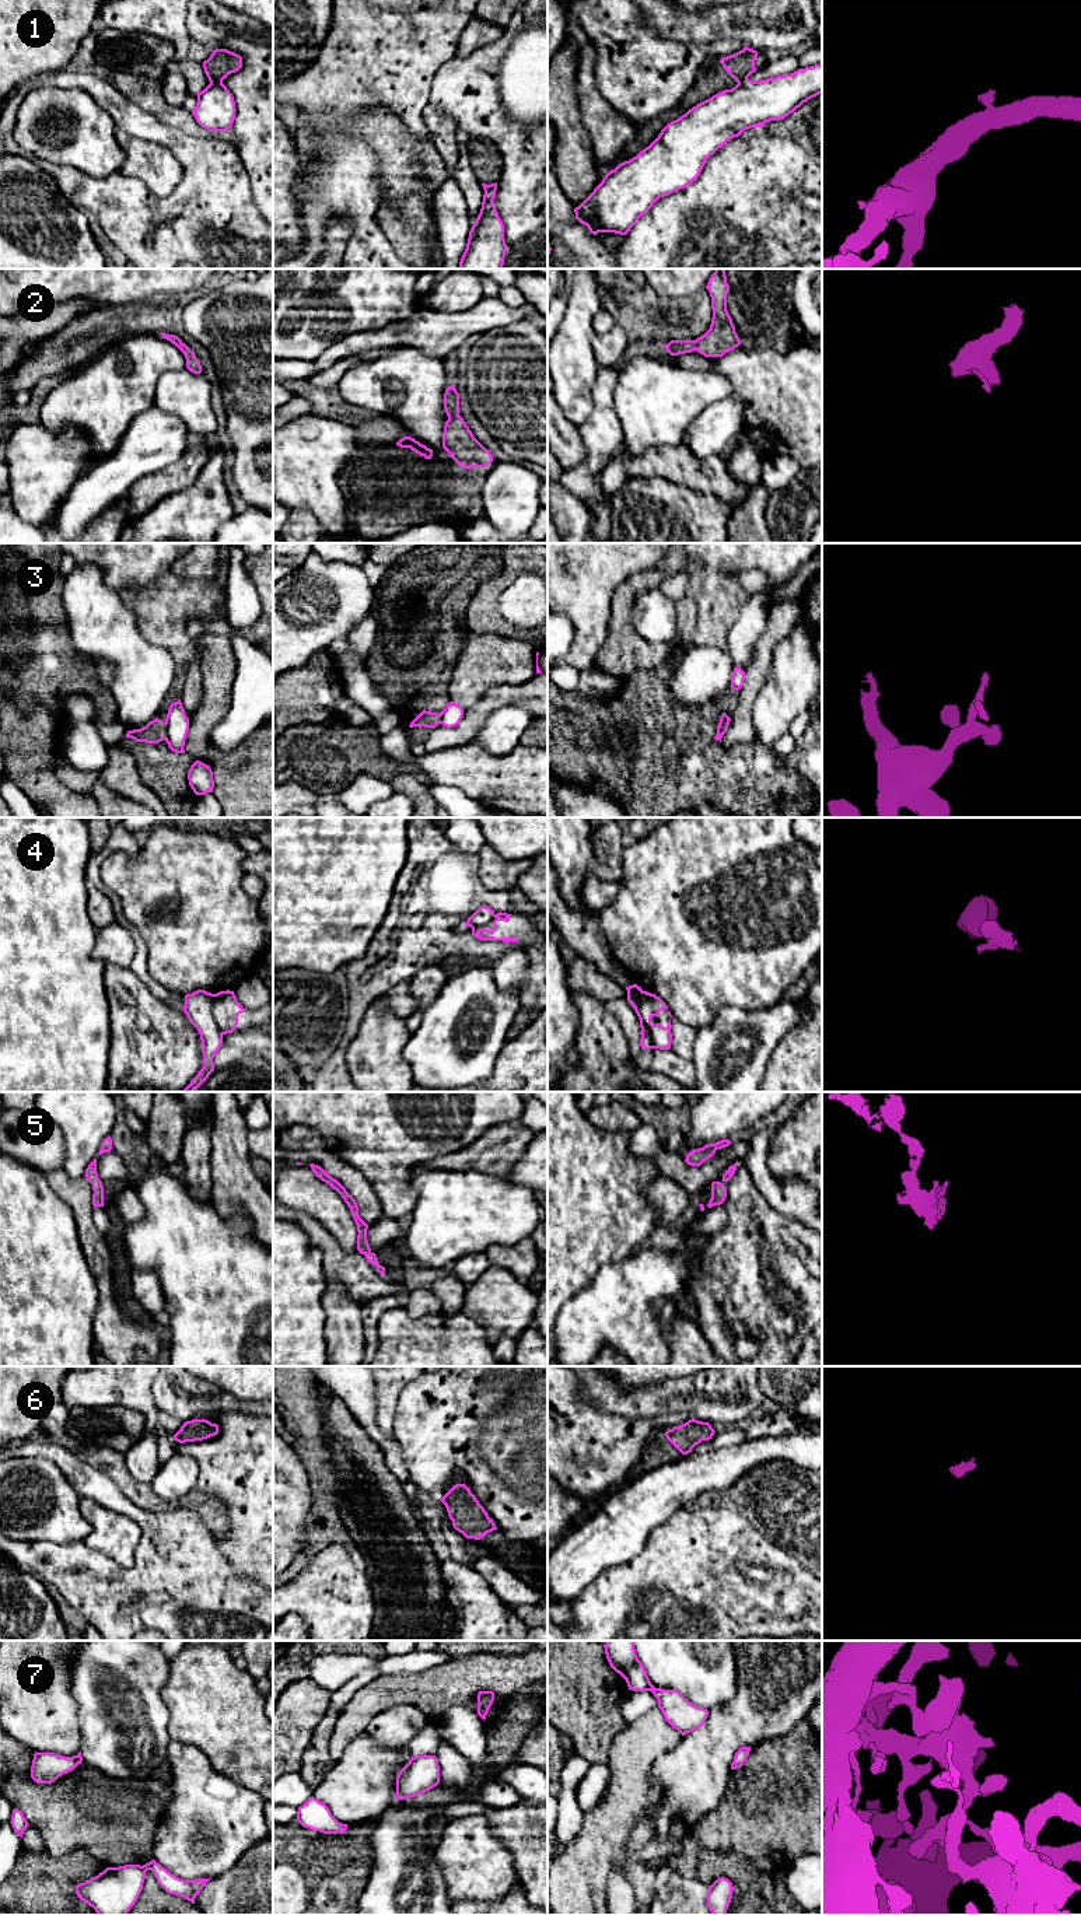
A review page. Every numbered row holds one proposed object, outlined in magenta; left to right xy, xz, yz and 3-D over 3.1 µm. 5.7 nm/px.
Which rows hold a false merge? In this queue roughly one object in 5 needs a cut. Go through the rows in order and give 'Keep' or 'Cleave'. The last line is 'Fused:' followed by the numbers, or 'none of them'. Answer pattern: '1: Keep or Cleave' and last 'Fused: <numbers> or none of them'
1: Cleave
2: Keep
3: Cleave
4: Cleave
5: Keep
6: Keep
7: Keep
Fused: 1, 3, 4

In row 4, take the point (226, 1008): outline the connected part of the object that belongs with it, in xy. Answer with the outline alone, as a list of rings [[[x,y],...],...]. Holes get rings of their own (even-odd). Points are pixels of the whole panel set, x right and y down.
[[[220,991],[214,994],[213,1018],[223,1034],[232,1033],[238,1025],[238,1015],[245,1009],[238,1004],[234,991]]]

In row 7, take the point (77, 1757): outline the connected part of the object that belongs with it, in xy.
[[[35,1751],[31,1767],[31,1778],[36,1783],[52,1783],[63,1774],[73,1771],[78,1764],[81,1764],[81,1761],[81,1751],[73,1757]]]

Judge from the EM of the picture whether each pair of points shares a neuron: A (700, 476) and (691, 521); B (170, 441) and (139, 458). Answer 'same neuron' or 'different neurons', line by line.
A: different neurons
B: same neuron

